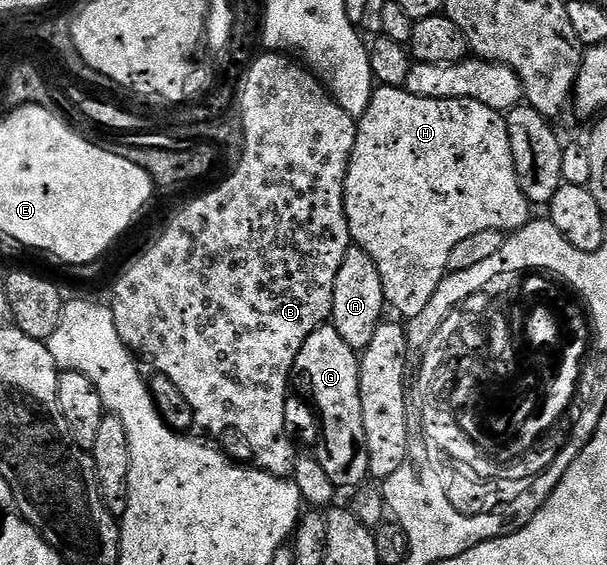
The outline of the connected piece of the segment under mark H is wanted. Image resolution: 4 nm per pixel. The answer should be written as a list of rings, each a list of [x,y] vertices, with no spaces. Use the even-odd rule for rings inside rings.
[[[388,85],[376,88],[371,95],[371,102],[365,115],[358,118],[353,143],[353,155],[349,159],[347,178],[345,179],[345,215],[349,223],[351,240],[373,263],[377,263],[377,275],[381,275],[383,299],[388,306],[391,305],[403,316],[409,319],[417,315],[433,299],[437,287],[447,276],[449,255],[453,255],[453,247],[457,243],[469,239],[469,235],[477,235],[480,231],[497,231],[510,235],[515,230],[525,227],[533,217],[533,206],[521,191],[517,183],[517,171],[513,163],[513,151],[509,147],[509,131],[507,119],[496,109],[485,107],[485,103],[477,103],[473,99],[421,99],[417,95],[408,93],[406,88],[394,89]]]

